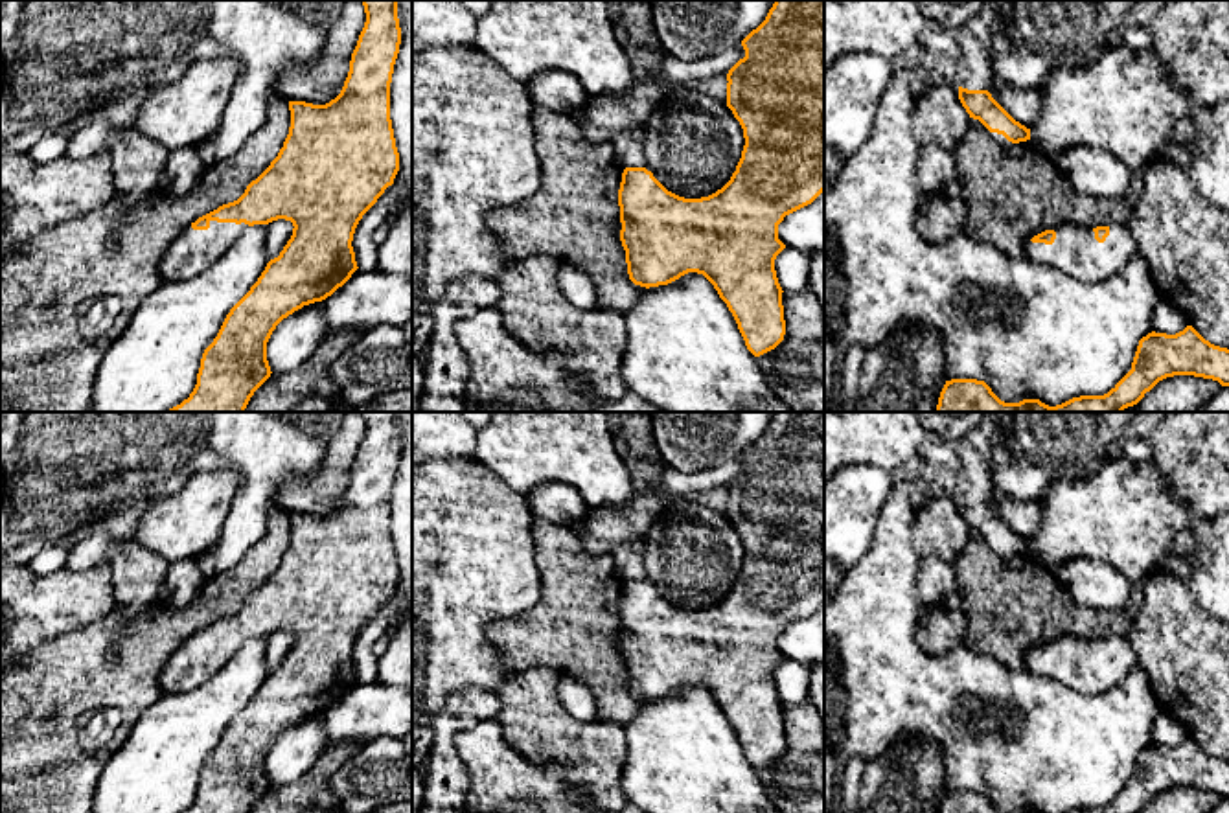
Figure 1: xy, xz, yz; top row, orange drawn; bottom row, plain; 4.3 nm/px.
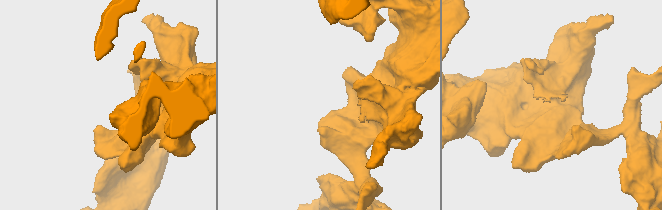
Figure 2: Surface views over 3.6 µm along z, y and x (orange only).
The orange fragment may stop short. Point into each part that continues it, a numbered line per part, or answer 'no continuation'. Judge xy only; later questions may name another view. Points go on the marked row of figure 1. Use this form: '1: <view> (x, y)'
1: xy (194, 251)

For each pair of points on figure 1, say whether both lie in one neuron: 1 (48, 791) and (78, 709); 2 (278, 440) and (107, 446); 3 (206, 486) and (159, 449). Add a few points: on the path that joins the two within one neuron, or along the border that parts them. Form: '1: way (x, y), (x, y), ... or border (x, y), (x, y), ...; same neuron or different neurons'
1: way (22, 766), (22, 734), (48, 709); same neuron
2: way (236, 440), (219, 440), (206, 451), (149, 446); same neuron
3: border (234, 469), (197, 471), (177, 492), (157, 501); different neurons

